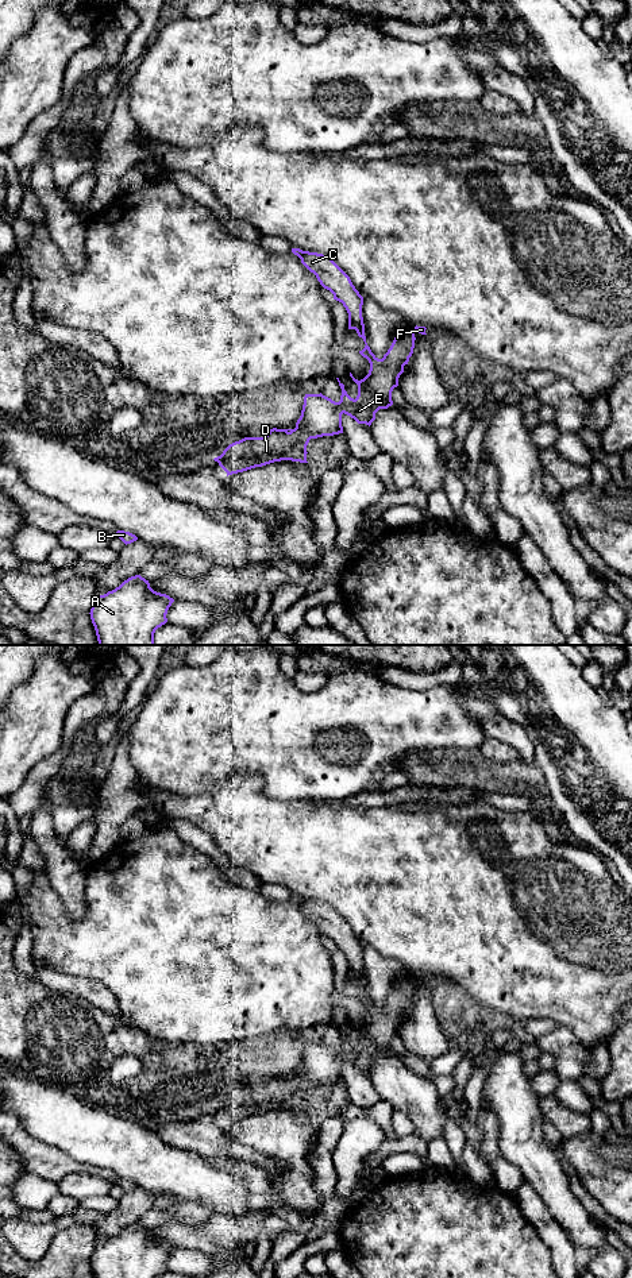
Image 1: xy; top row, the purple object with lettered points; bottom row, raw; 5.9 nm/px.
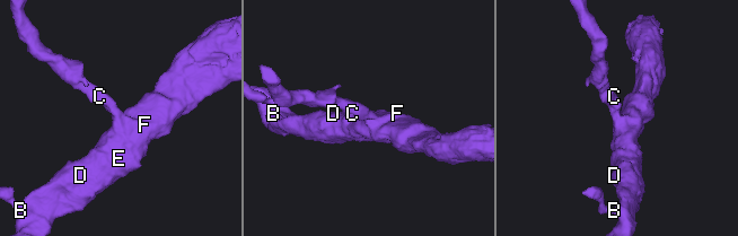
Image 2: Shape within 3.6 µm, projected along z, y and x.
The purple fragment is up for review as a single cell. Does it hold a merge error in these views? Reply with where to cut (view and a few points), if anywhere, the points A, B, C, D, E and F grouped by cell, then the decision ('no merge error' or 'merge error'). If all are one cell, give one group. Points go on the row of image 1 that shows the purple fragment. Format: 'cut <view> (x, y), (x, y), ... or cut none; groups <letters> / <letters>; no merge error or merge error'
cut none; groups A B C D E F; no merge error

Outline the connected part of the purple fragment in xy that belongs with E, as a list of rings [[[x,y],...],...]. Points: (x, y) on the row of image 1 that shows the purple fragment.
[[[292,248],[292,252],[294,255],[297,255],[301,259],[301,263],[316,275],[317,281],[320,282],[320,285],[330,290],[334,294],[334,300],[339,301],[343,304],[343,306],[346,308],[347,313],[348,313],[348,329],[355,329],[358,336],[363,339],[365,341],[365,348],[362,351],[359,351],[359,354],[366,358],[370,363],[370,370],[369,374],[358,381],[352,377],[352,374],[350,372],[350,377],[352,378],[352,381],[358,385],[358,395],[357,398],[351,398],[347,391],[344,390],[344,385],[338,379],[339,386],[342,389],[342,395],[340,395],[340,401],[335,402],[331,398],[320,394],[305,394],[304,397],[304,405],[302,405],[302,410],[301,410],[301,416],[296,422],[296,428],[294,429],[277,429],[273,428],[269,430],[269,433],[265,437],[244,437],[239,441],[235,441],[232,444],[230,444],[220,456],[215,457],[213,460],[219,463],[219,466],[227,472],[228,475],[232,474],[238,474],[238,472],[243,472],[255,467],[262,467],[274,462],[281,462],[281,460],[292,460],[292,462],[300,462],[300,463],[308,463],[307,462],[307,445],[309,443],[311,439],[317,439],[317,437],[323,437],[323,436],[334,436],[334,435],[339,435],[343,433],[343,426],[342,426],[342,414],[347,414],[351,418],[354,418],[358,424],[366,424],[366,425],[371,425],[371,422],[375,420],[375,413],[379,409],[388,409],[389,406],[393,405],[392,401],[392,391],[394,387],[398,386],[398,378],[400,375],[404,372],[404,366],[408,364],[409,358],[413,354],[413,348],[415,348],[415,333],[419,332],[421,335],[427,335],[425,333],[425,327],[415,327],[413,331],[411,332],[402,332],[400,333],[397,337],[394,337],[390,348],[388,350],[388,352],[384,355],[382,359],[378,359],[370,350],[370,347],[366,343],[366,336],[365,336],[365,324],[363,324],[363,317],[362,317],[362,305],[363,305],[363,297],[359,294],[359,291],[355,289],[355,286],[352,285],[350,277],[327,255],[323,254],[317,254],[317,252],[309,252],[309,251],[302,251],[300,248]]]

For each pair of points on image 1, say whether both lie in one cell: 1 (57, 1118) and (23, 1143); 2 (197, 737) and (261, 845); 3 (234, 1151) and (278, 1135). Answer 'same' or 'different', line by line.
1: different
2: different
3: different

